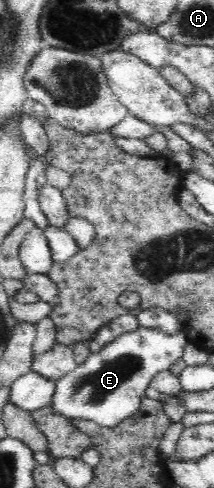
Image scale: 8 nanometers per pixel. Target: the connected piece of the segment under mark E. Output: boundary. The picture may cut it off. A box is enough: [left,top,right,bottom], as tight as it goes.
[48,326,189,430]

